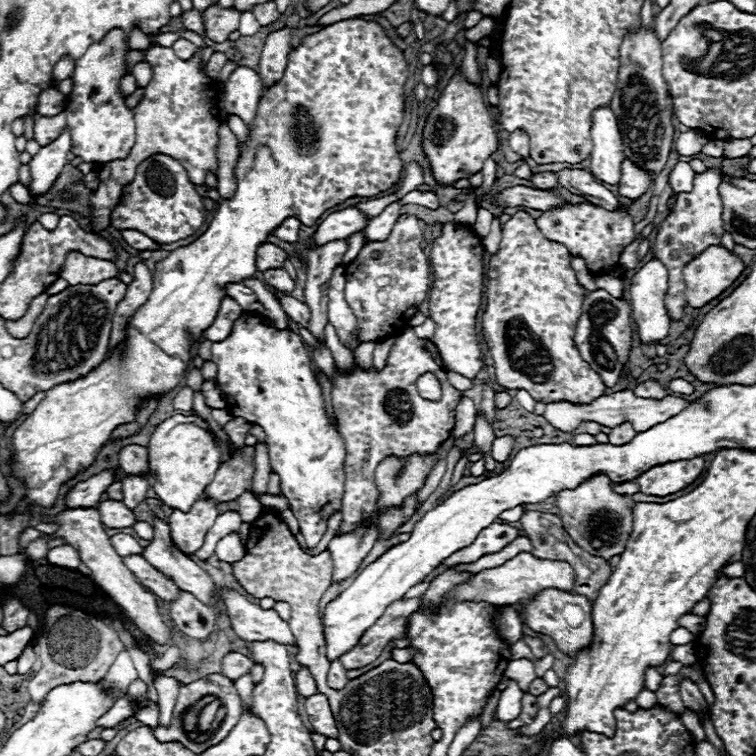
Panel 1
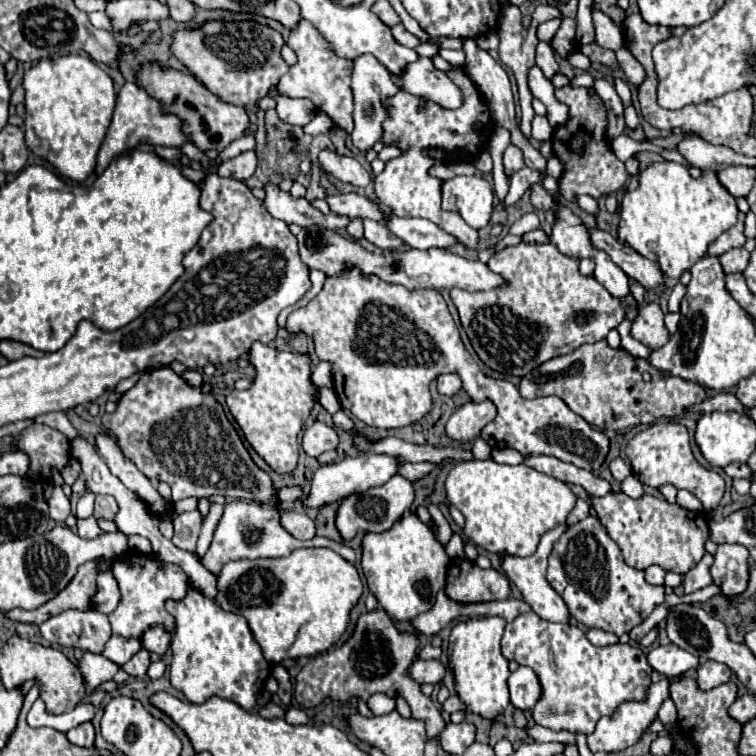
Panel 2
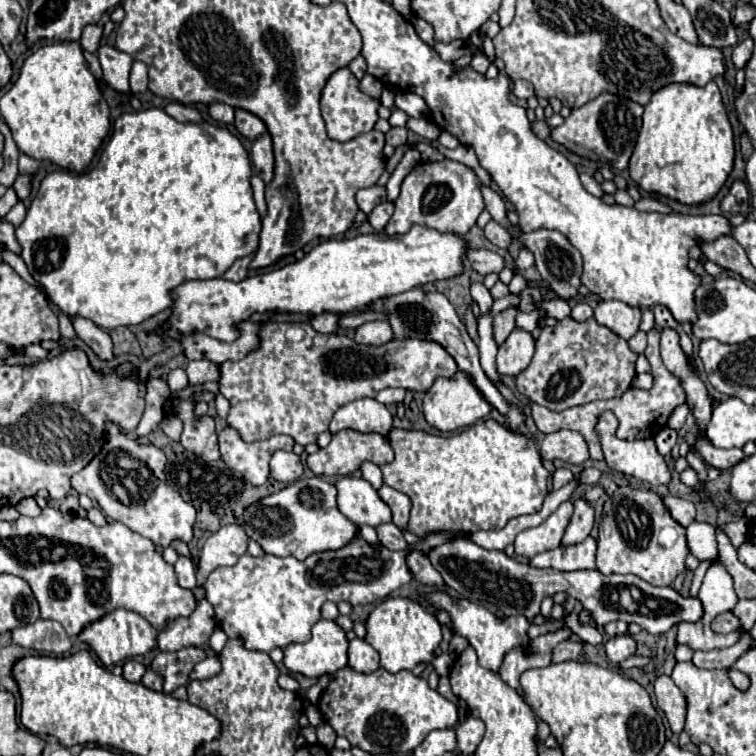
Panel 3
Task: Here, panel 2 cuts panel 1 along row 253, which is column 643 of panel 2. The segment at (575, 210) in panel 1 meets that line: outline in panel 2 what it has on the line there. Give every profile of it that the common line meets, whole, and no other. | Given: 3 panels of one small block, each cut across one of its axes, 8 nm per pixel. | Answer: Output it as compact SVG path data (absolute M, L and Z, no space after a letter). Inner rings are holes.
M588 516L582 522L572 524L560 536L548 558L546 578L564 598L572 618L588 628L600 628L616 636L628 634L664 602L664 586L648 584L644 580L644 570L632 568L624 562L618 544L608 536L596 516Z

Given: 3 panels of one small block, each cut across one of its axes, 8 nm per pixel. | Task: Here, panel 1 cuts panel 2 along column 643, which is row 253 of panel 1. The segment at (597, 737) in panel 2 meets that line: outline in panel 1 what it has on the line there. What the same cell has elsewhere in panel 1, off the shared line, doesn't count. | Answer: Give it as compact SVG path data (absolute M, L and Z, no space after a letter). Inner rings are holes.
M724 246L706 248L696 260L684 266L686 300L692 308L702 308L720 296L746 268L746 264Z

